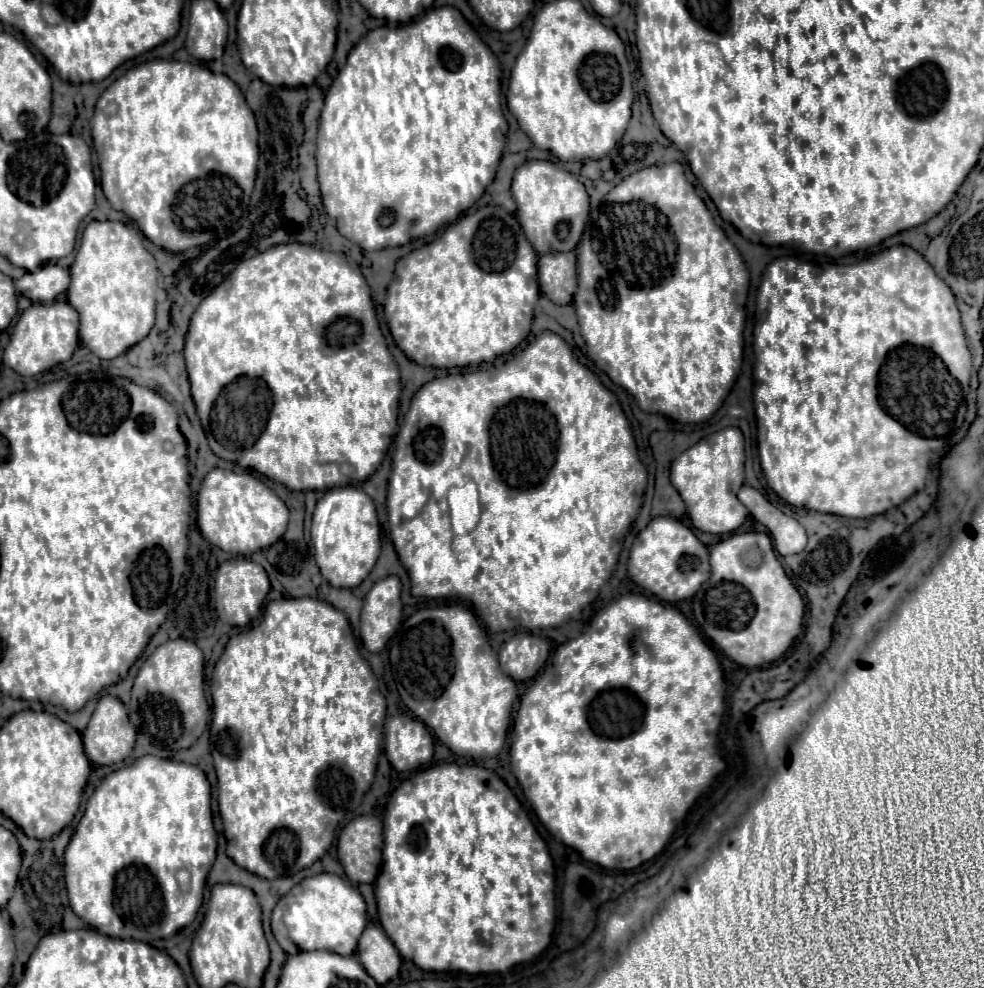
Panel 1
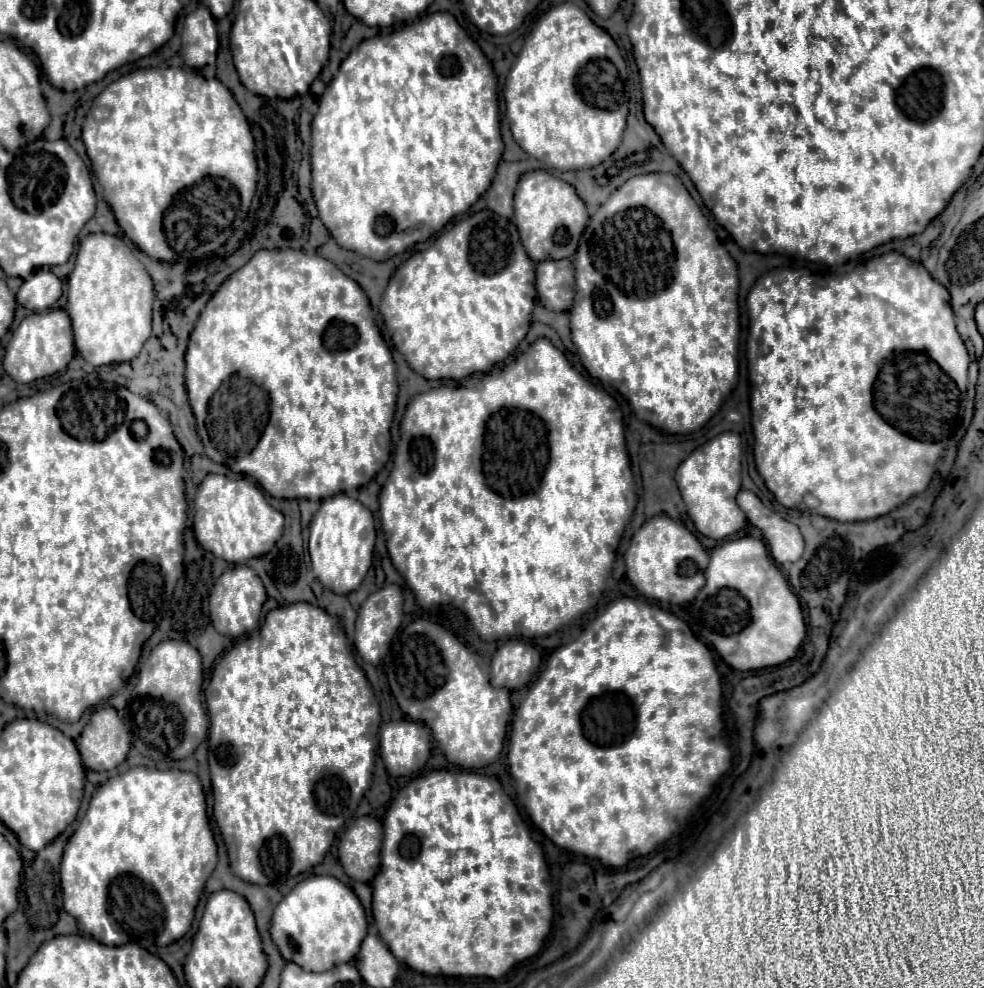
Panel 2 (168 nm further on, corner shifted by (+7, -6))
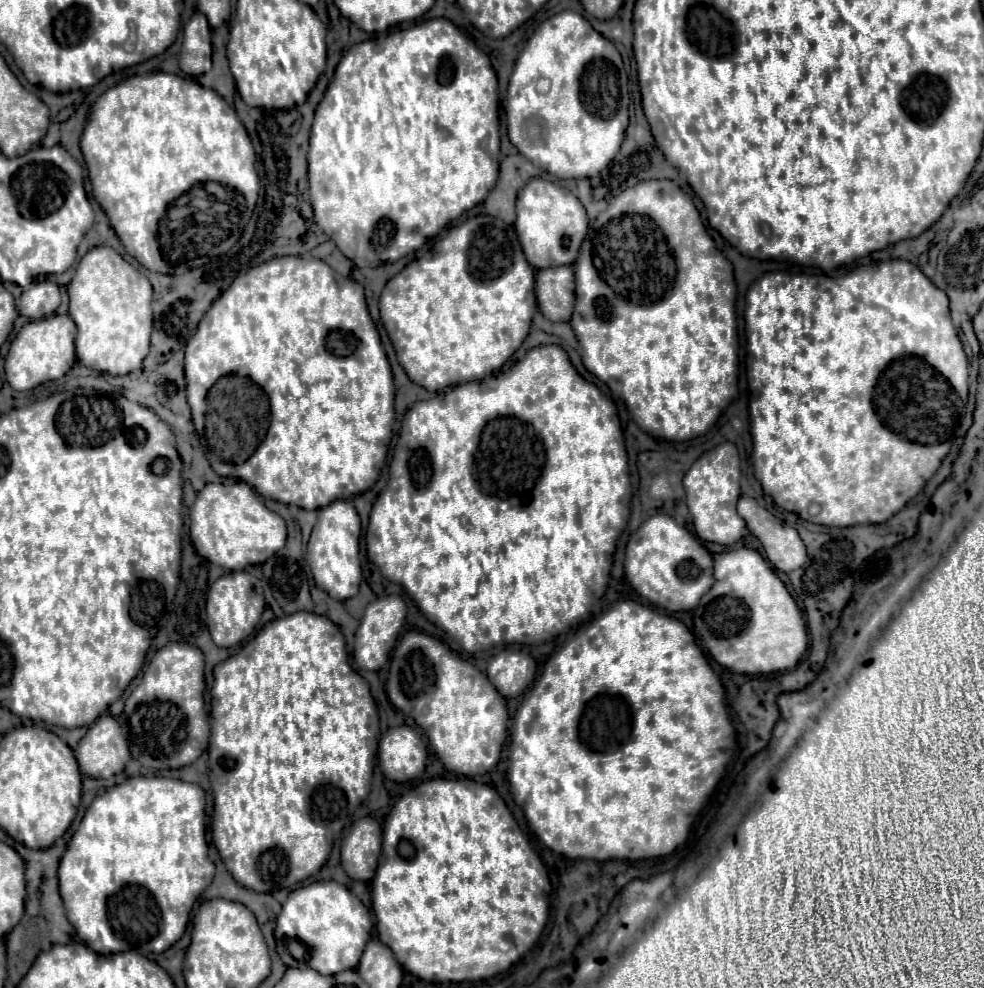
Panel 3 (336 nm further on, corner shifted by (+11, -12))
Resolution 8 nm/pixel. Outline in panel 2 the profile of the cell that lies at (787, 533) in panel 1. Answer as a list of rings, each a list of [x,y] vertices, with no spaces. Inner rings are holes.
[[[749,490],[739,492],[737,504],[745,512],[747,520],[763,532],[771,556],[777,564],[799,560],[799,556],[803,554],[803,536],[795,524],[765,508],[763,502]]]

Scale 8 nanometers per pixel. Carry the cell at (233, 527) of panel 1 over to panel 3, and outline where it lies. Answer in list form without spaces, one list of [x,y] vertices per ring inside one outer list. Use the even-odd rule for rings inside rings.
[[[247,482],[207,484],[191,506],[191,542],[199,556],[223,570],[263,564],[285,546],[285,520],[271,512]]]

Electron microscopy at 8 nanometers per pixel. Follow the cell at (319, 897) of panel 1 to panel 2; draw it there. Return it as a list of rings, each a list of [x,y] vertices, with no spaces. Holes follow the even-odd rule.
[[[311,876],[301,880],[275,906],[269,926],[269,936],[285,960],[291,960],[305,970],[323,972],[333,964],[351,962],[359,952],[359,944],[367,934],[363,906],[355,892],[333,876]]]

